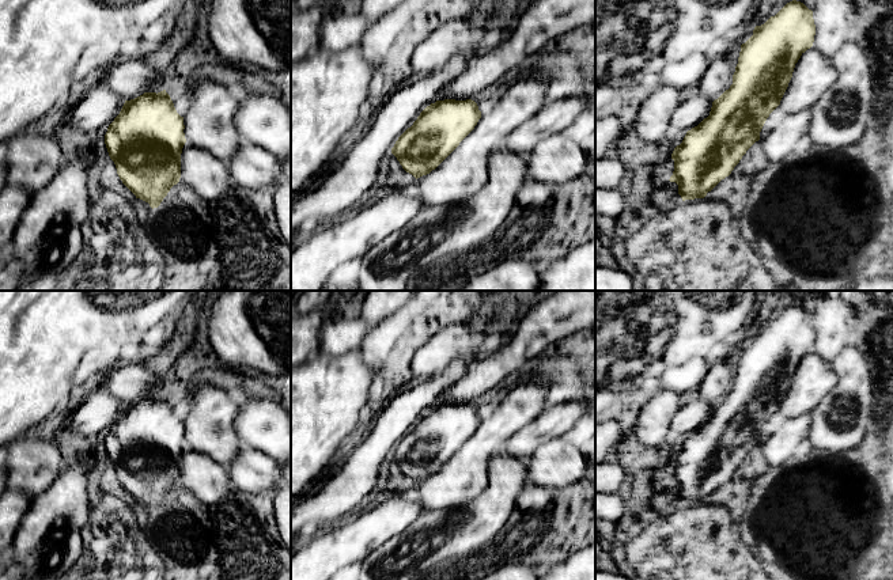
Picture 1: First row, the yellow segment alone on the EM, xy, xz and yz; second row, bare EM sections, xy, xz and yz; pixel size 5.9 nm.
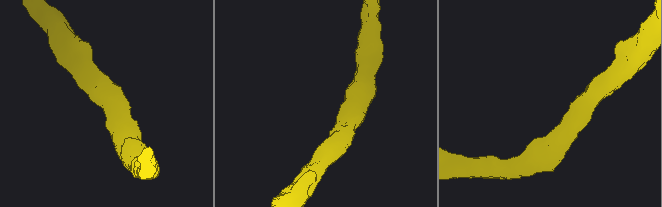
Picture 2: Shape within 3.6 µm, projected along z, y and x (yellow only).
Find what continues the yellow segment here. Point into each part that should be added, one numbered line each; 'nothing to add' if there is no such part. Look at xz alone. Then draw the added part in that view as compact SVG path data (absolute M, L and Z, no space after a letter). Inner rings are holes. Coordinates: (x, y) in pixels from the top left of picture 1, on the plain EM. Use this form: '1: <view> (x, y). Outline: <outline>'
nothing to add

